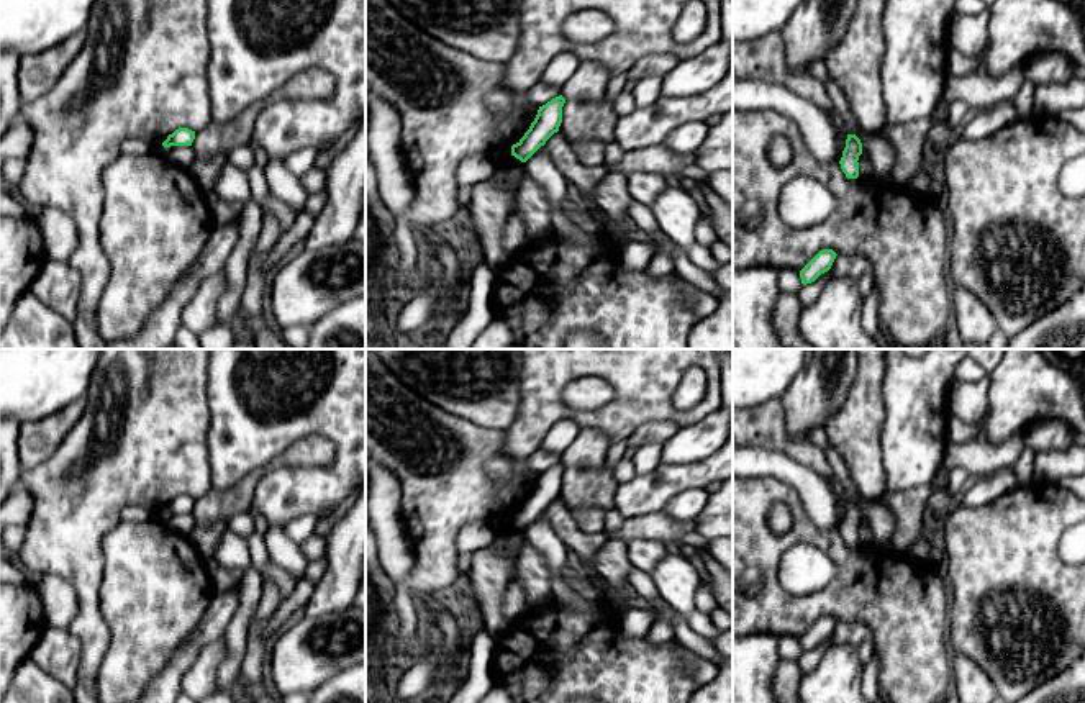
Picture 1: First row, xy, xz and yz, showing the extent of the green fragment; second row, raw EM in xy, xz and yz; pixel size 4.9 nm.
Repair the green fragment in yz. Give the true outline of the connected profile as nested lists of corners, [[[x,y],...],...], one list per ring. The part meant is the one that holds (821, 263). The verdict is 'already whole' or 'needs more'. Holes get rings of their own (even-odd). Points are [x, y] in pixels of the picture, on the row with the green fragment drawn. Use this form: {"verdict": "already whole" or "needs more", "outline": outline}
{"verdict": "already whole", "outline": [[[833,249],[819,251],[801,270],[800,279],[801,283],[815,282],[821,274],[828,272],[836,259],[836,252]]]}

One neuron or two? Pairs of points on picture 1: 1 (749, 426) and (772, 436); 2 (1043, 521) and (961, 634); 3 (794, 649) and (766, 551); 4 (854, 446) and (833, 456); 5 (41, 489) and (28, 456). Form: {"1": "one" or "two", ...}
{"1": "one", "2": "one", "3": "two", "4": "two", "5": "two"}

